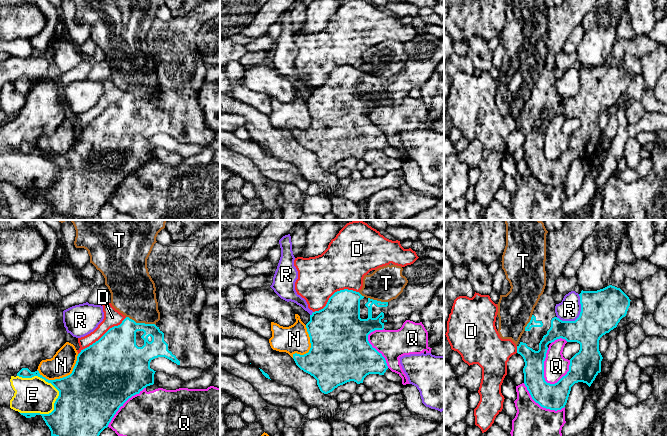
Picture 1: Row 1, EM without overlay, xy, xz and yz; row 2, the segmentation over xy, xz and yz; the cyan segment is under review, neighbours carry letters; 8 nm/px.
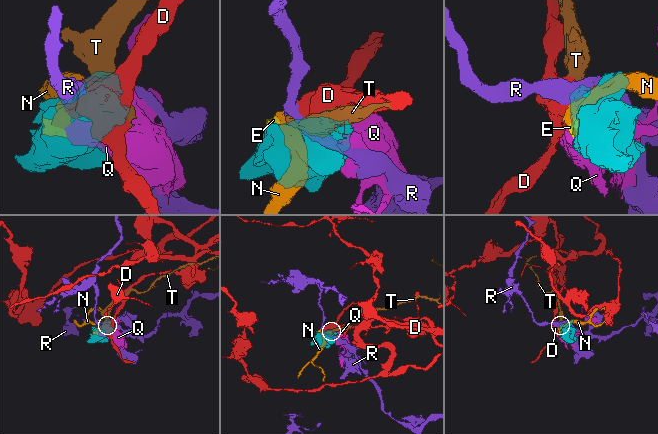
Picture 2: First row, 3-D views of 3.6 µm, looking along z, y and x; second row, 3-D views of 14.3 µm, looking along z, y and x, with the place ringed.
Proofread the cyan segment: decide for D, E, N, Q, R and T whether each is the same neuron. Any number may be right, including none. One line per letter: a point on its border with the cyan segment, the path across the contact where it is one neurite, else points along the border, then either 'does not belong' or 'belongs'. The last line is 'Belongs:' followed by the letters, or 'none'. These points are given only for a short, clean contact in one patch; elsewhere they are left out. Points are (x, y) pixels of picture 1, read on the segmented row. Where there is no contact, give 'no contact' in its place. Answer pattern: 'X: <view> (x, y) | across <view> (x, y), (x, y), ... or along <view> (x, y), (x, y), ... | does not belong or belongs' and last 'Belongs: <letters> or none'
D: xy (103, 335) | does not belong
E: xy (49, 382) | does not belong
N: xy (63, 377) | does not belong
Q: yz (543, 369) | does not belong
R: yz (579, 316) | does not belong
T: xy (141, 323) | does not belong
Belongs: none

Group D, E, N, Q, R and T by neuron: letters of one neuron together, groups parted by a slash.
D / E Q / N / R / T

